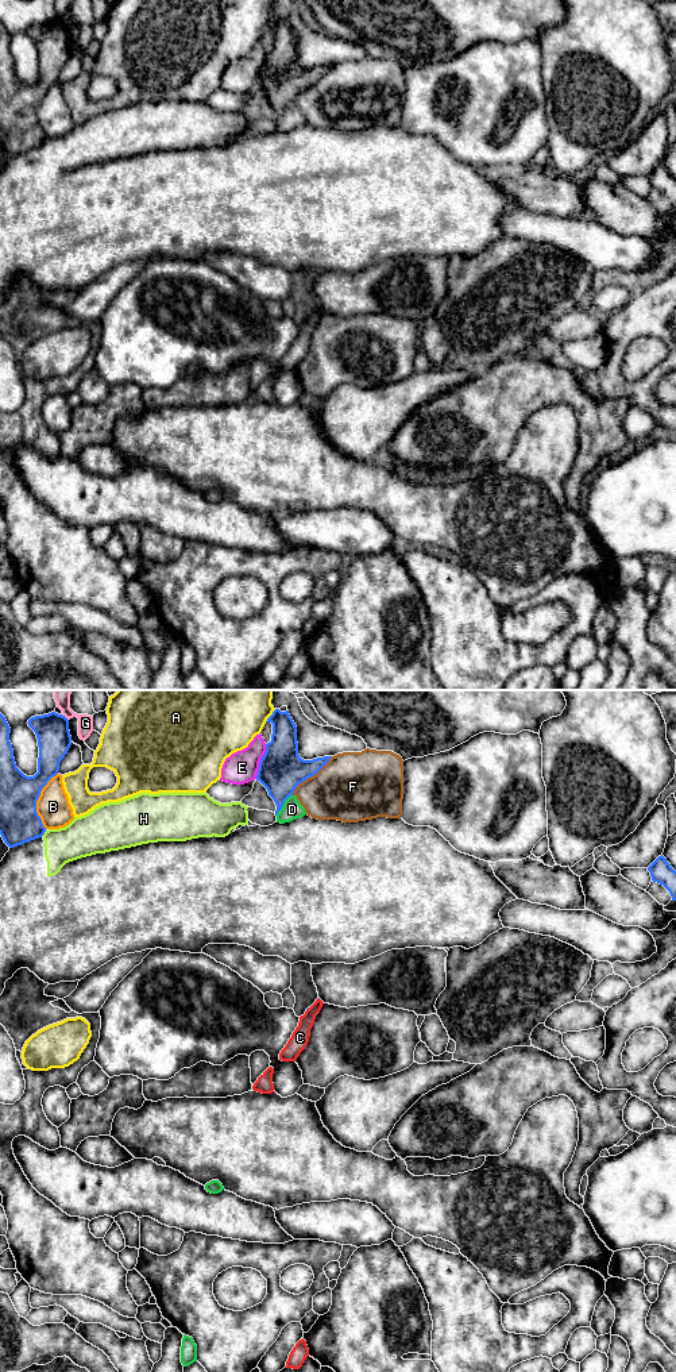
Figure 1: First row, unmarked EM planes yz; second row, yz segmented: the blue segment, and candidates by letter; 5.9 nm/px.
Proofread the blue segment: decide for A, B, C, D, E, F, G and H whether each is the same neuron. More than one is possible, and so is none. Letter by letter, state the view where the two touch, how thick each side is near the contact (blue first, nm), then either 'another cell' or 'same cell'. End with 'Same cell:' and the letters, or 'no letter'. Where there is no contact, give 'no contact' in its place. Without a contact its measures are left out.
A: yz | 200/360 nm | another cell
B: yz | 240/200 nm | another cell
C: no contact | another cell
D: yz | 280/120 nm | another cell
E: yz | 280/190 nm | another cell
F: yz | 280/400 nm | another cell
G: yz | 200/100 nm | another cell
H: yz | 240/240 nm | another cell
Same cell: no letter

